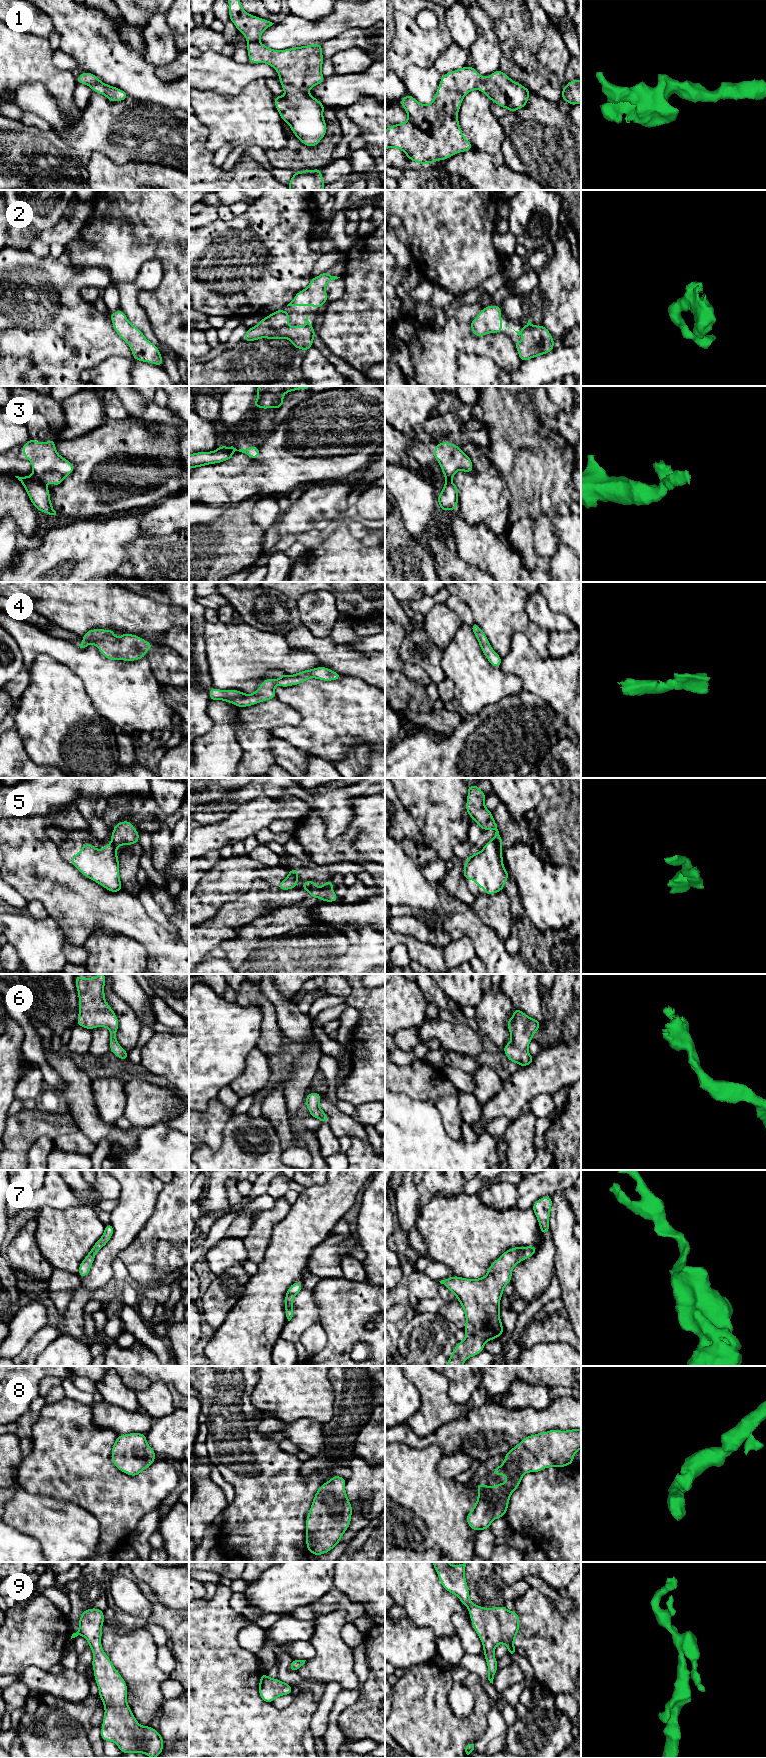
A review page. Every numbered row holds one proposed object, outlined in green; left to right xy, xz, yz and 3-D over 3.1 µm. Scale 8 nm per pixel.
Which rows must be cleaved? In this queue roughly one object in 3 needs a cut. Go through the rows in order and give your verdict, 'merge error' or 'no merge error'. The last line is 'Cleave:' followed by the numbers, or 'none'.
1: no merge error
2: no merge error
3: merge error
4: no merge error
5: merge error
6: no merge error
7: no merge error
8: no merge error
9: no merge error
Cleave: 3, 5

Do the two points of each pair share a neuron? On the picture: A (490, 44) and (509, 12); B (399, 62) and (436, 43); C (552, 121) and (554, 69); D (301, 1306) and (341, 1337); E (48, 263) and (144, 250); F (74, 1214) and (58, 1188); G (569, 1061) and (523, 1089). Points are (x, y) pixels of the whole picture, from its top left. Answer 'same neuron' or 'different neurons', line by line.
A: different neurons
B: same neuron
C: different neurons
D: different neurons
E: different neurons
F: different neurons
G: same neuron

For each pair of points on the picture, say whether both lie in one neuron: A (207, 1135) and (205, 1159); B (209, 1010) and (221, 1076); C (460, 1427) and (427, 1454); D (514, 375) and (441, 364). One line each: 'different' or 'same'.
A: different
B: same
C: different
D: different

